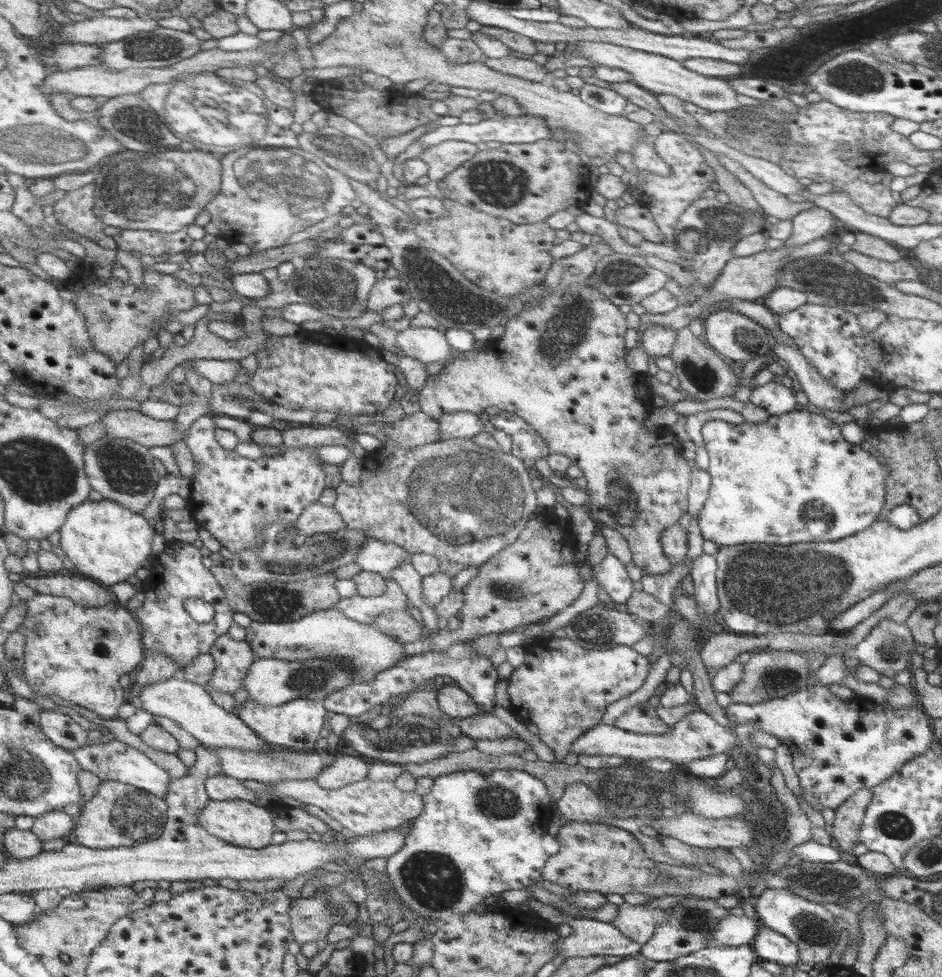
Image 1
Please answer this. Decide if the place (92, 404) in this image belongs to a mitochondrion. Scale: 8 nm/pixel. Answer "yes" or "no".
no

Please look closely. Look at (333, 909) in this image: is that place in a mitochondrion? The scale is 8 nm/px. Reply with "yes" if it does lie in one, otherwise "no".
yes

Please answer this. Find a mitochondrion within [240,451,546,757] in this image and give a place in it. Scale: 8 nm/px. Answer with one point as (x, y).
(314, 556)

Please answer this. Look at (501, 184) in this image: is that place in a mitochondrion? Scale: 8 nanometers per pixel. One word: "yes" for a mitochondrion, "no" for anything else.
yes

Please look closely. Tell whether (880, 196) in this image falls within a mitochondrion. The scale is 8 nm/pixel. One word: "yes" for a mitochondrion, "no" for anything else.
no

